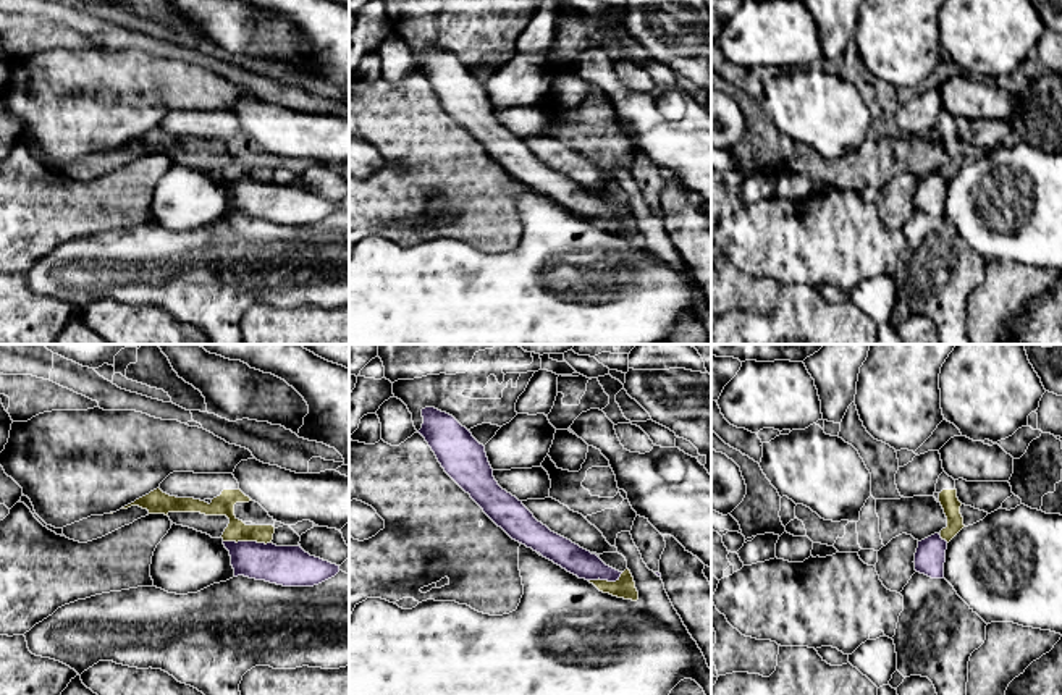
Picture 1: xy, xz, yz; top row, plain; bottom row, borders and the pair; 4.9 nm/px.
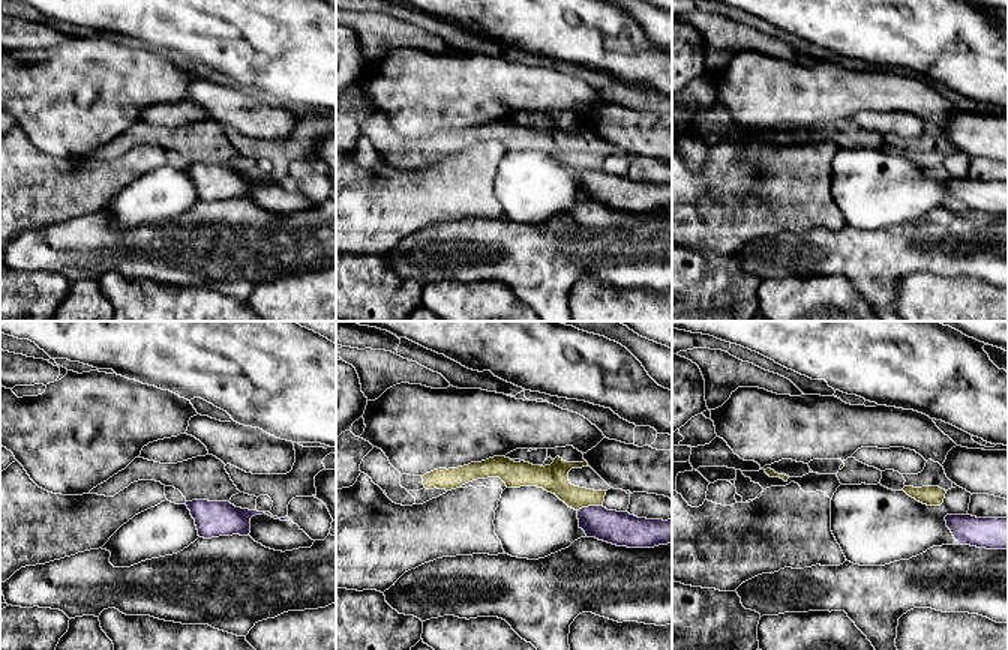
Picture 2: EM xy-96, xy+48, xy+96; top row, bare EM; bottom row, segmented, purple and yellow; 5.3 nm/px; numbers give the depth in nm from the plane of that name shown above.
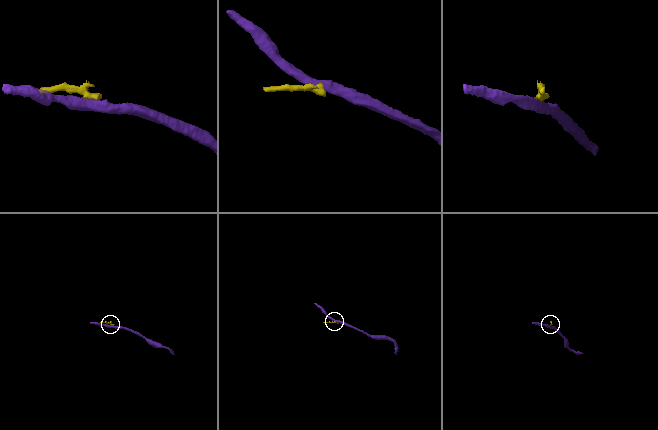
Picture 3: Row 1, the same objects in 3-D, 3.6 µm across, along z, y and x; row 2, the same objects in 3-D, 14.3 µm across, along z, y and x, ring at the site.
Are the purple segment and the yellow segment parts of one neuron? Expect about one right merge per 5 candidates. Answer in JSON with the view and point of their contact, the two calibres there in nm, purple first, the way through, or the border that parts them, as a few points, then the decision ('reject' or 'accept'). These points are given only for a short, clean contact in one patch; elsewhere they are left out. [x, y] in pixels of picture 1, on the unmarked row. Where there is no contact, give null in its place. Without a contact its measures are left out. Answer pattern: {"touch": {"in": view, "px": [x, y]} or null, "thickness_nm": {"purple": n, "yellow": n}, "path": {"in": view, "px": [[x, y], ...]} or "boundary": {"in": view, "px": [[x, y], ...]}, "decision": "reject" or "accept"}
{"touch": {"in": "xy", "px": [248, 180]}, "thickness_nm": {"purple": 200, "yellow": 110}, "boundary": {"in": "xy", "px": [[223, 178], [270, 181]]}, "decision": "reject"}

